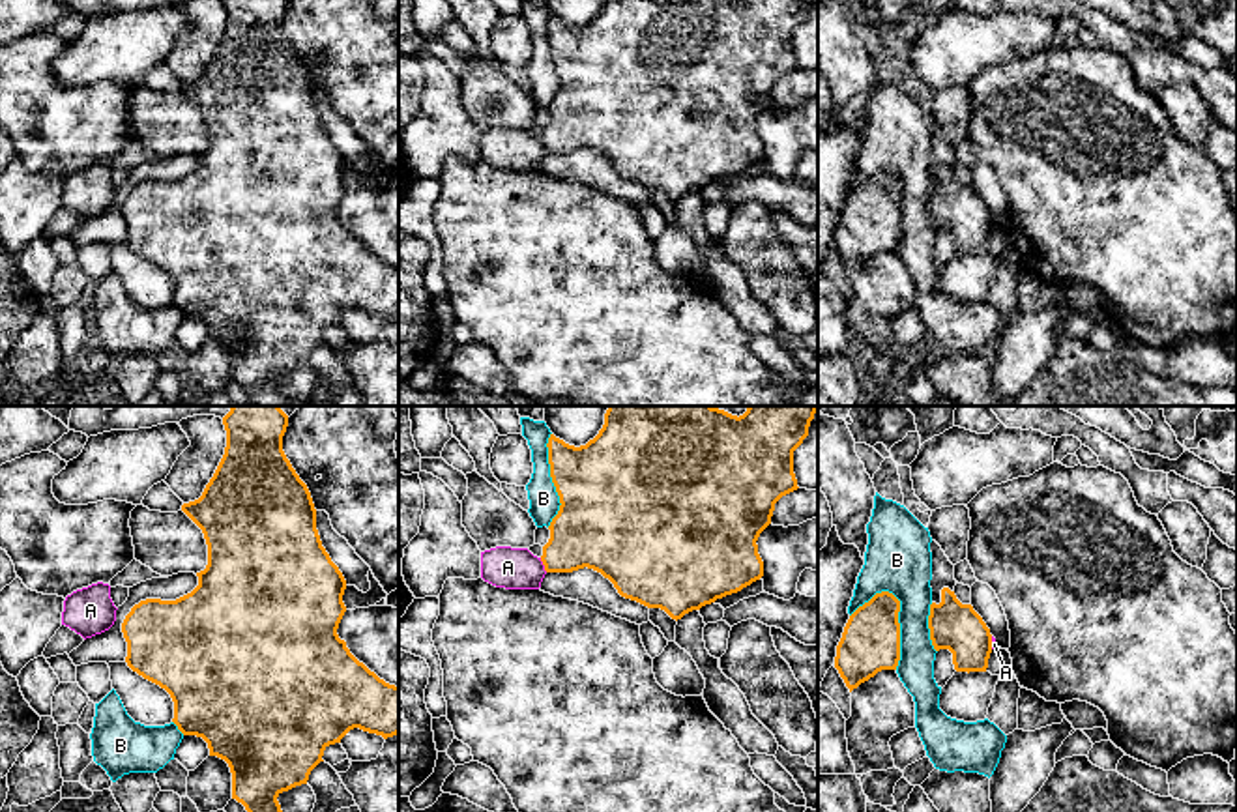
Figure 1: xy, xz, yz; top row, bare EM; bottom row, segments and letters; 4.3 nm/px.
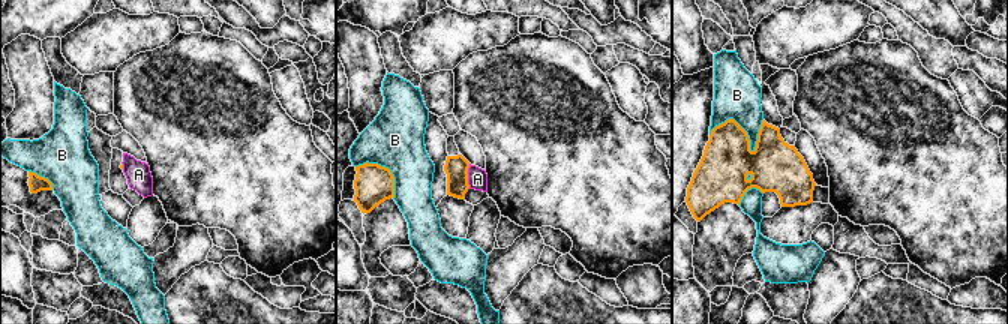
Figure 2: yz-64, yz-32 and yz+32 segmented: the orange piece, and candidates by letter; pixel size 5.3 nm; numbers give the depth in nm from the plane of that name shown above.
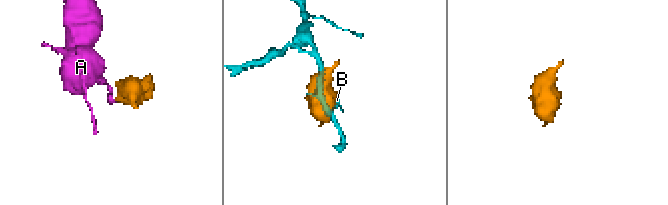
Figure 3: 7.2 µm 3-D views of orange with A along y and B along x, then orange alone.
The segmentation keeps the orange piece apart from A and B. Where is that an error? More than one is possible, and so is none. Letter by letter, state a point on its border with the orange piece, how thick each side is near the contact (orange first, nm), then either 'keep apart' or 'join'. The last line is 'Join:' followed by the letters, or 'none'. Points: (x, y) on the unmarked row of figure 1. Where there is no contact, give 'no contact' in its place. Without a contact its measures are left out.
A: meets orange in xz at (543, 144); 320 nm thick on the orange side, 180 nm on the other; keep apart
B: meets orange in yz at (899, 208); 260 nm thick on the orange side, 240 nm on the other; keep apart
Join: none

